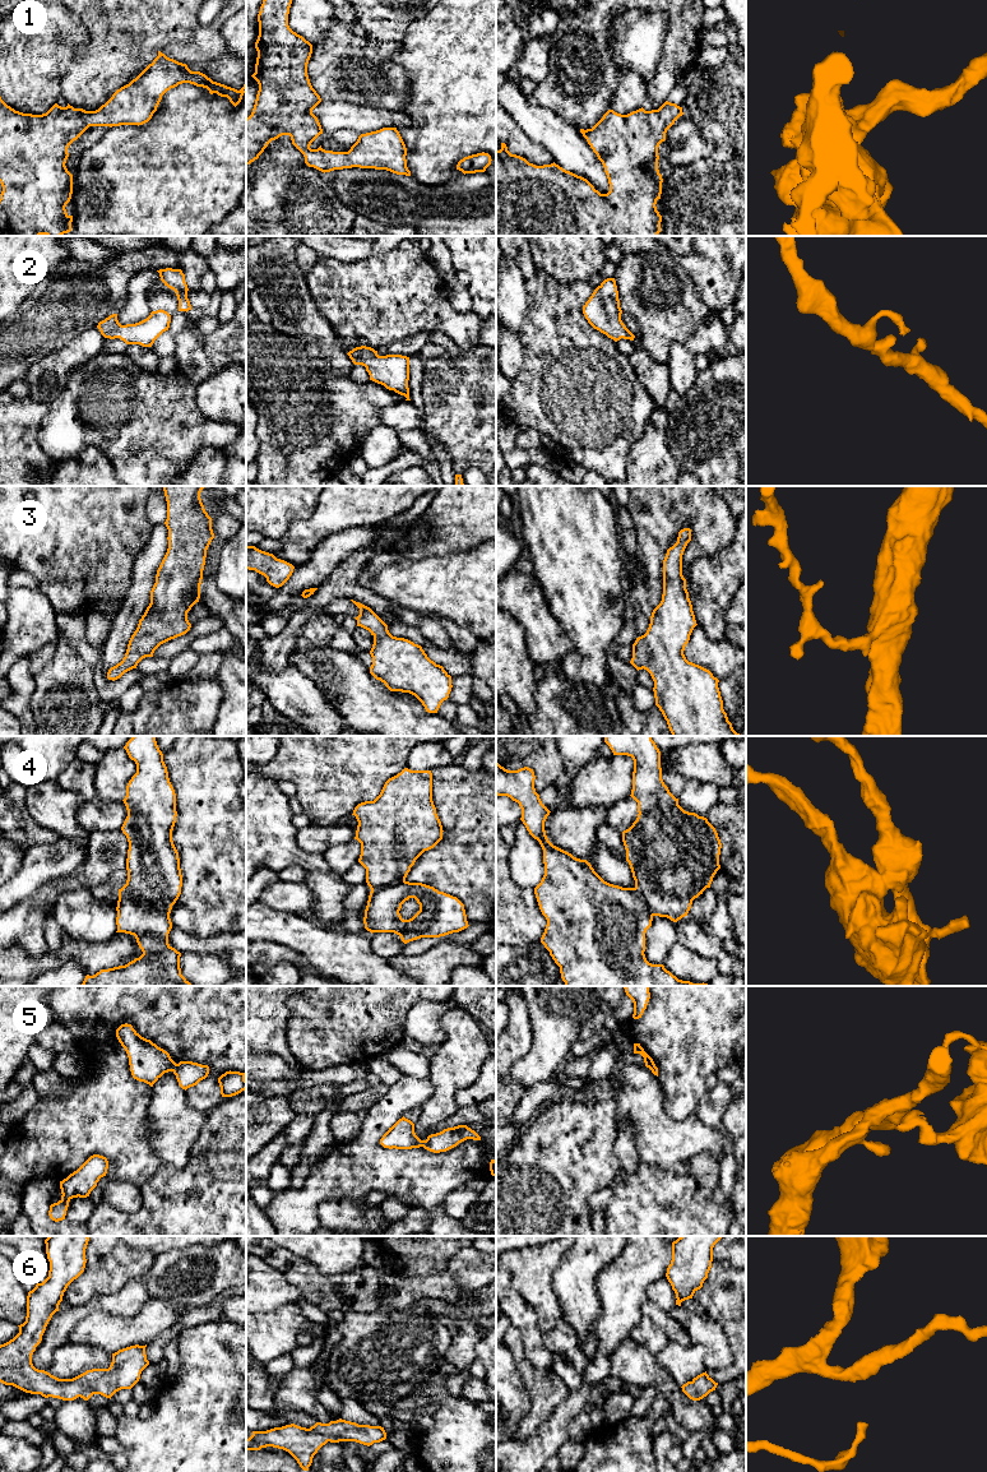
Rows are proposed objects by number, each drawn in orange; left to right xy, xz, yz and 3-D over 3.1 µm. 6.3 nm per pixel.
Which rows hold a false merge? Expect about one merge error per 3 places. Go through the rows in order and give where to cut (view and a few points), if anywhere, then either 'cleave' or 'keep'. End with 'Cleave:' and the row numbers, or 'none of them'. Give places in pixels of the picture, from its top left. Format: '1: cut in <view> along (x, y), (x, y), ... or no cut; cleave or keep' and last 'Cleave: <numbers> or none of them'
1: no cut; keep
2: no cut; keep
3: cut in yz along (633, 657), (638, 657), (643, 667); cleave
4: cut in xy along (121, 888), (168, 916); cleave
5: cut in xy along (176, 1064), (171, 1070); cleave
6: no cut; keep
Cleave: 3, 4, 5

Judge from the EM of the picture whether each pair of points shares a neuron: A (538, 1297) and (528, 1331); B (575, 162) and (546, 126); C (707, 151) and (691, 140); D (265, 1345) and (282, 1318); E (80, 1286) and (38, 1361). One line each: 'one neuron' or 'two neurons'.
A: two neurons
B: one neuron
C: one neuron
D: one neuron
E: two neurons

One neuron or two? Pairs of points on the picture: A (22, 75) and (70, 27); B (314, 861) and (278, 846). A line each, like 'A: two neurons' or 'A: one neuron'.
A: one neuron
B: one neuron

